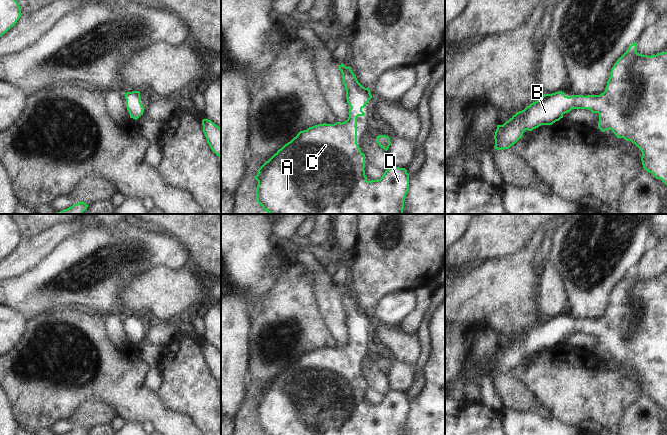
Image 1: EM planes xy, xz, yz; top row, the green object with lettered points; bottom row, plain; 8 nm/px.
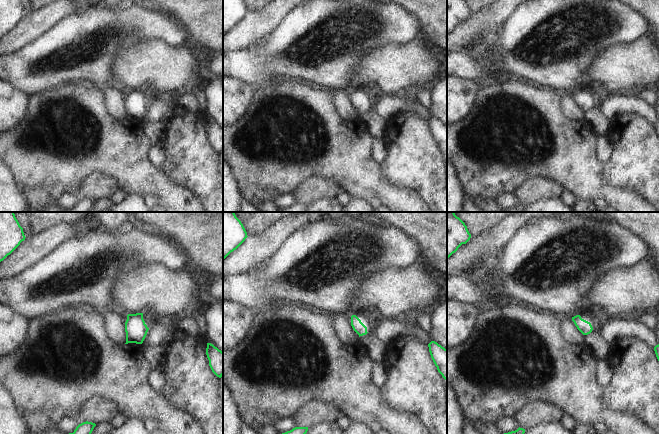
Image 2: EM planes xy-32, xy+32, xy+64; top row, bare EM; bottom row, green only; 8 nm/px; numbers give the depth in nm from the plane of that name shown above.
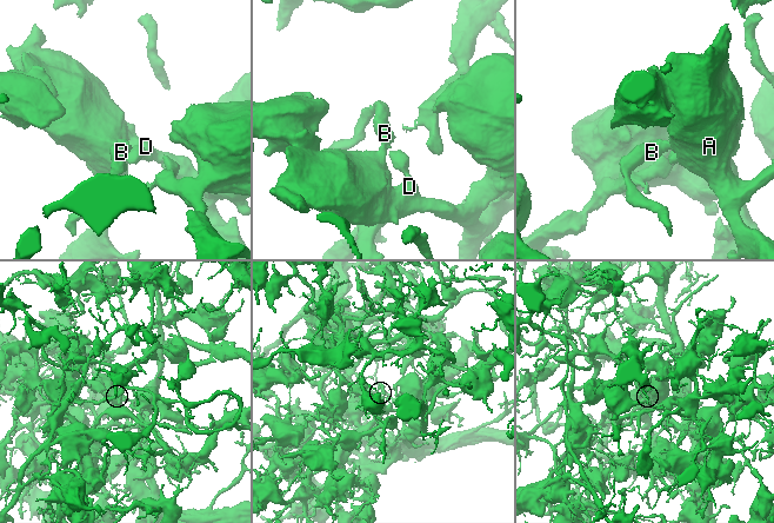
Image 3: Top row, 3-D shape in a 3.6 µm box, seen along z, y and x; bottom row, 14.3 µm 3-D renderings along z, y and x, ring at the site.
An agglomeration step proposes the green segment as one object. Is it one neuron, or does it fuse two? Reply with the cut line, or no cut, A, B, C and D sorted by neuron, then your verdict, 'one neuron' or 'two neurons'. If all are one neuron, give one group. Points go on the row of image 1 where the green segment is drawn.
no cut | A B C D | one neuron

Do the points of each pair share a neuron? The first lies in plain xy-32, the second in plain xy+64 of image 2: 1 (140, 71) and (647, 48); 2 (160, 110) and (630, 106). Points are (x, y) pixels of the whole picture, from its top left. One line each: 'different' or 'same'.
1: same
2: same

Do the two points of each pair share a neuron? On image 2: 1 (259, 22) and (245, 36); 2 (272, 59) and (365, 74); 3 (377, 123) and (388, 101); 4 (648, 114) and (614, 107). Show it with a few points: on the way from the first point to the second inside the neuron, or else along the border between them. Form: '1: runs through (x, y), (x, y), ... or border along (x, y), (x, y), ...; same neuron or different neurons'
1: runs through (256, 25), (248, 33); same neuron
2: border along (367, 53), (354, 68), (351, 77), (354, 90); different neurons
3: border along (370, 109), (386, 121); different neurons
4: runs through (640, 107), (622, 107); same neuron

